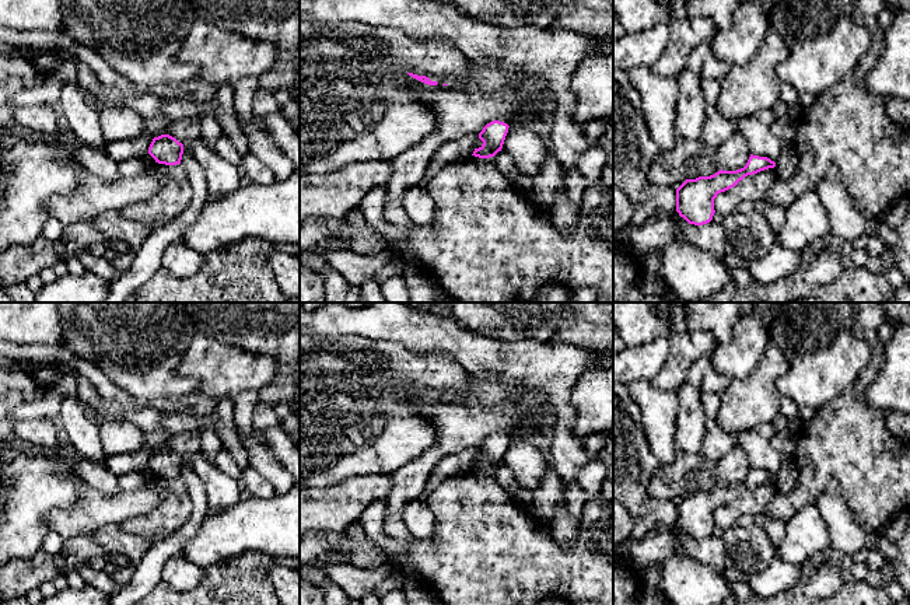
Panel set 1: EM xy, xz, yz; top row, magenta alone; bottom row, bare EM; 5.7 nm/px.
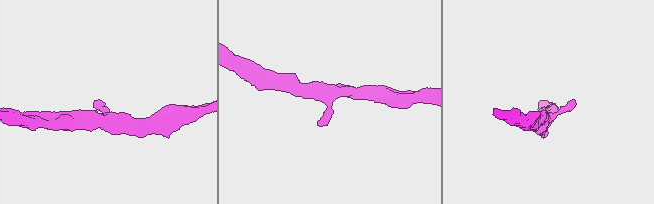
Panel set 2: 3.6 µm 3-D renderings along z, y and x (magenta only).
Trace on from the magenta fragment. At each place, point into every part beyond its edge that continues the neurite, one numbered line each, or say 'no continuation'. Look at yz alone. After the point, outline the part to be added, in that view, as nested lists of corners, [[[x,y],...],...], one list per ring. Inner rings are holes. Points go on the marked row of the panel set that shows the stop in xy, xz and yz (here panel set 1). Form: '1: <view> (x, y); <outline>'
no continuation

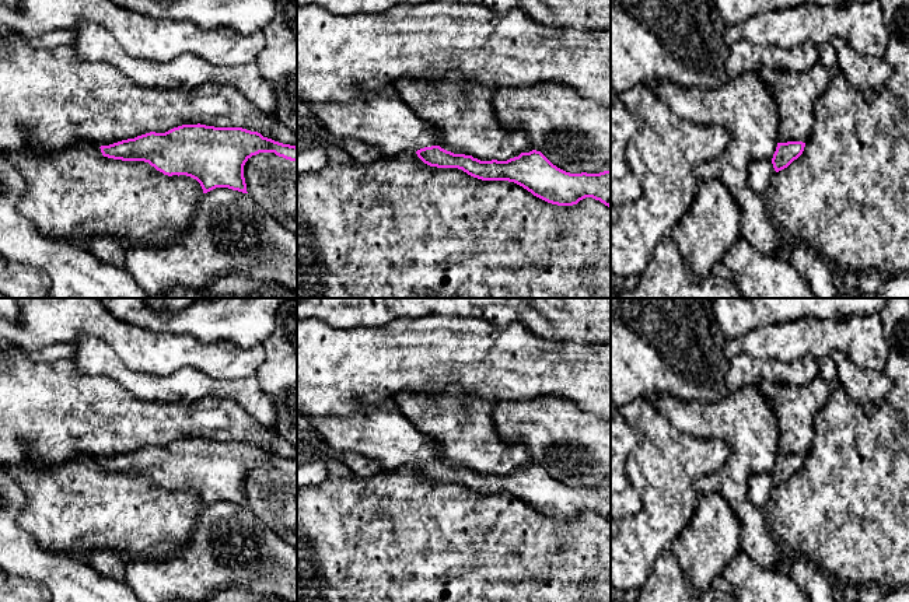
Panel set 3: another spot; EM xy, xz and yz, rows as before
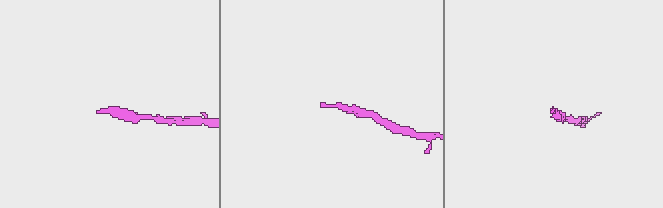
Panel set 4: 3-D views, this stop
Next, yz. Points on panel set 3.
1: yz (761, 172); [[[756,160],[749,167],[749,188],[758,195],[765,196],[776,171],[772,160]]]

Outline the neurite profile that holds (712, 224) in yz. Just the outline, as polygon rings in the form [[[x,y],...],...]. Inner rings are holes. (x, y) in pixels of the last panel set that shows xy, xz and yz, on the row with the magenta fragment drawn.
[[[721,181],[699,182],[695,202],[672,228],[671,238],[681,251],[684,267],[691,280],[705,280],[712,274],[712,266],[720,262],[724,252],[740,238],[740,207]]]

